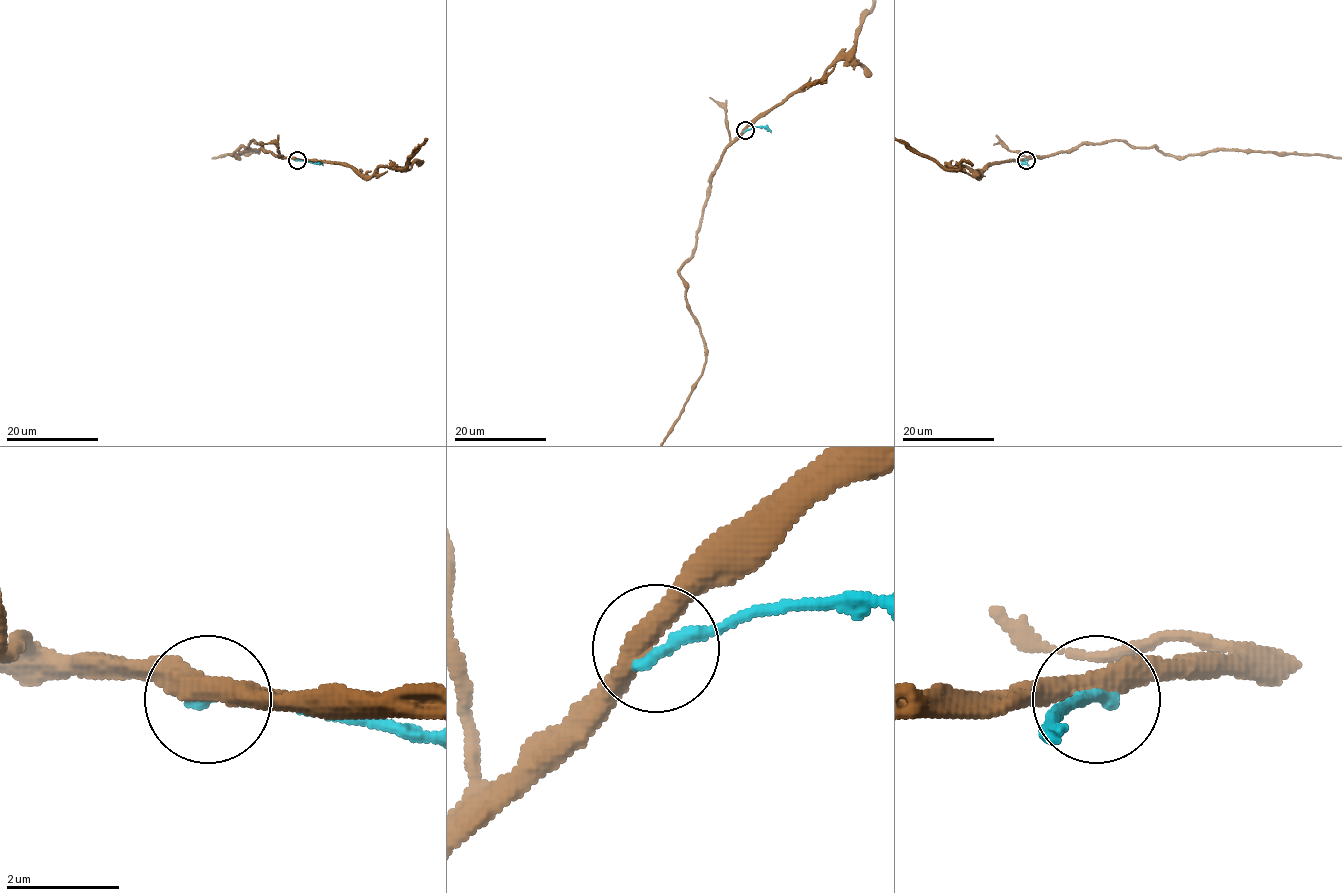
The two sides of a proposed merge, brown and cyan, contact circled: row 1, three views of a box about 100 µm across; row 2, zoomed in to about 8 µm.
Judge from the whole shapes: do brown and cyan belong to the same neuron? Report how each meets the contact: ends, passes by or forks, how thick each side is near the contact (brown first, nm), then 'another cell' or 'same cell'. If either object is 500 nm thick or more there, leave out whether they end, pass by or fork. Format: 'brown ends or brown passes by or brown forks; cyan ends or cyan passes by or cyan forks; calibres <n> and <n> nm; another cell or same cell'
brown passes by; cyan ends; calibres 420 and 240 nm; another cell

